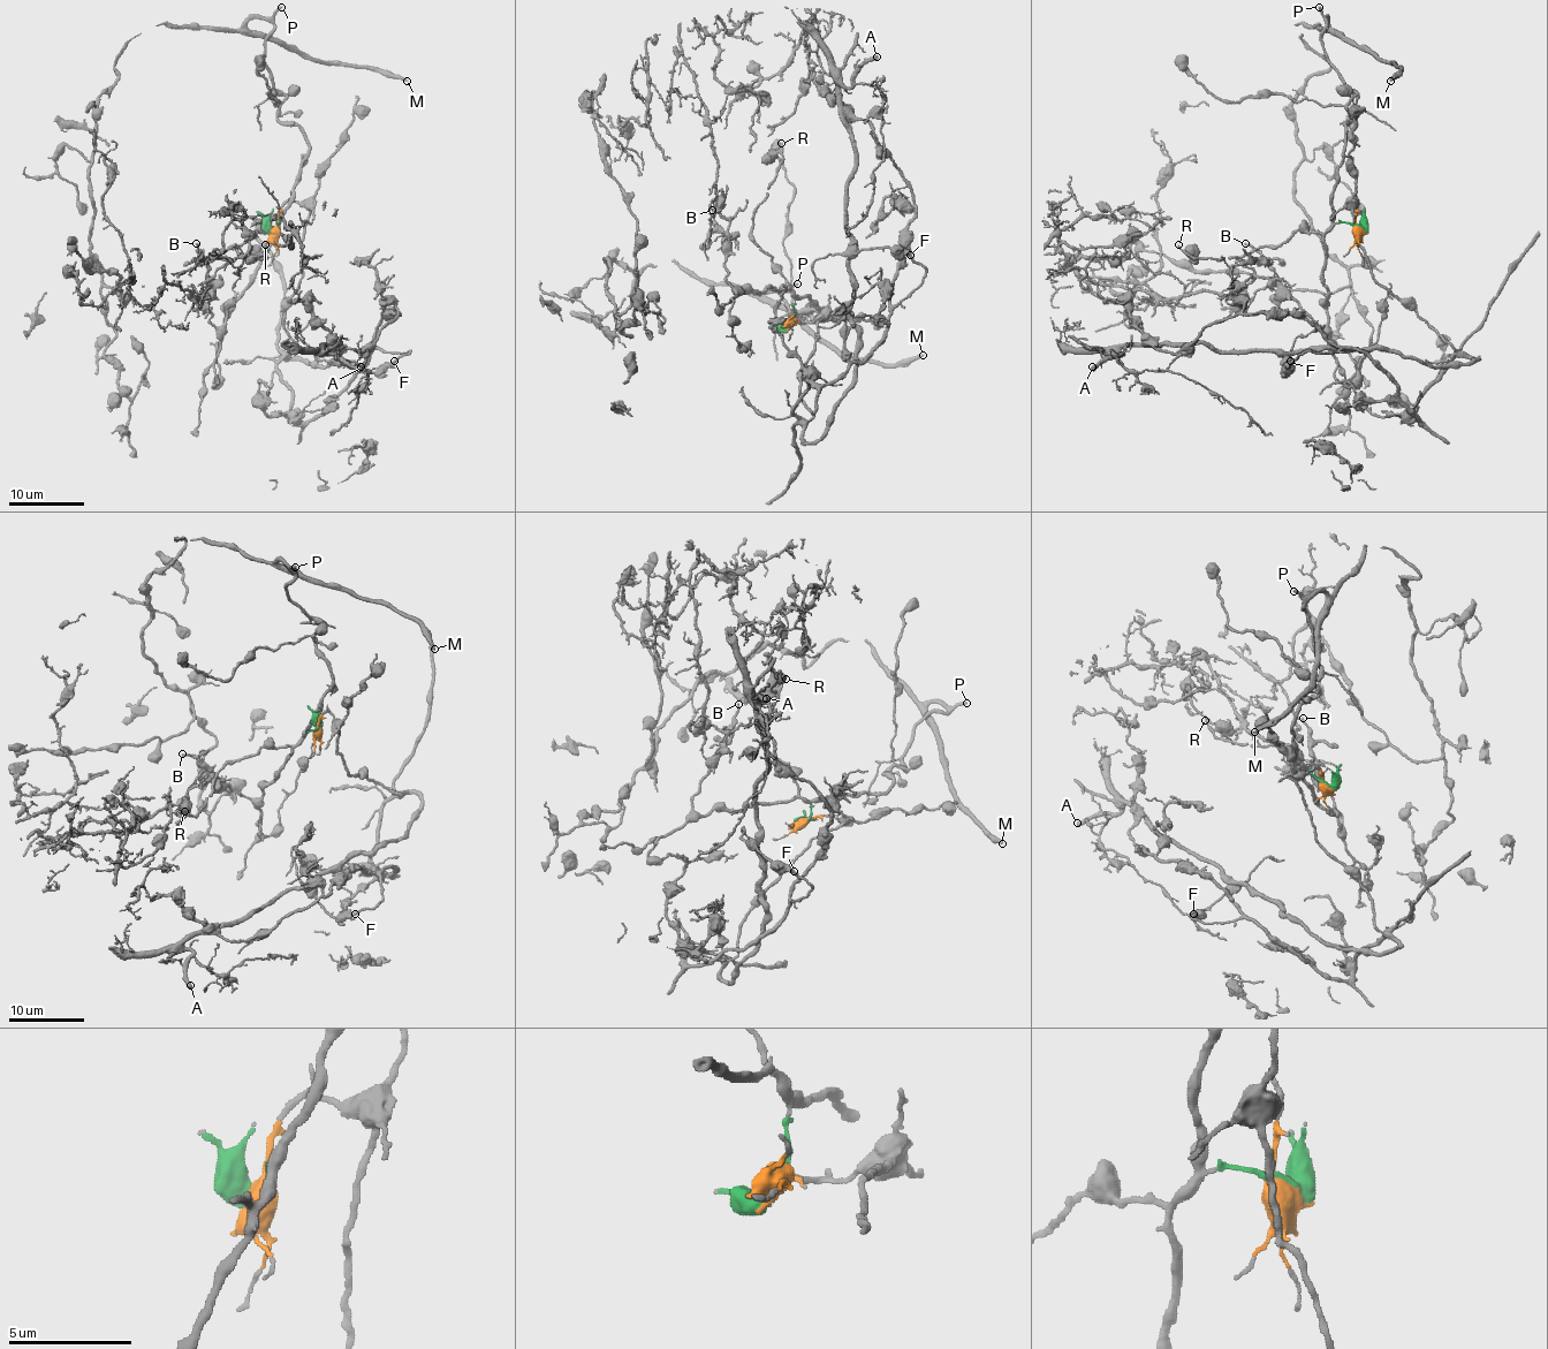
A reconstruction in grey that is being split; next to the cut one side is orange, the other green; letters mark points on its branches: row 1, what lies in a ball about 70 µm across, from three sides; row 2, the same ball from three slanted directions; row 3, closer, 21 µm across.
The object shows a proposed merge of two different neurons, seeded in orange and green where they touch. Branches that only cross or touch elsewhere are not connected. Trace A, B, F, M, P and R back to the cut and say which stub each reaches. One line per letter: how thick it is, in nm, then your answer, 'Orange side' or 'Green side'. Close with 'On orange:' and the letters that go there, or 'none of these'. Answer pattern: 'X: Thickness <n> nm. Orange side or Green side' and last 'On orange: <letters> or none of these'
A: Thickness 440 nm. Orange side
B: Thickness 190 nm. Green side
F: Thickness 280 nm. Orange side
M: Thickness 280 nm. Green side
P: Thickness 280 nm. Green side
R: Thickness 130 nm. Green side
On orange: A, F

